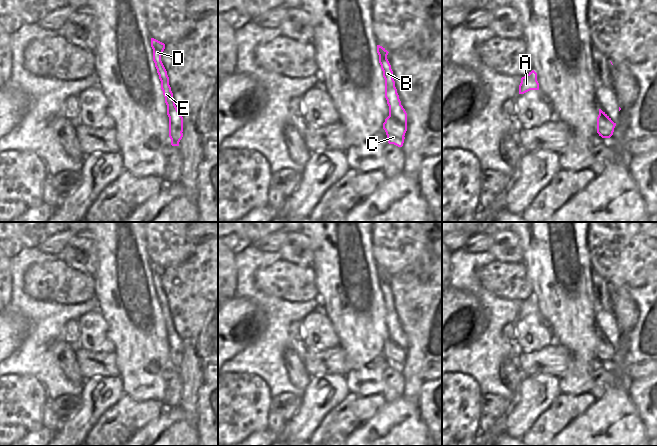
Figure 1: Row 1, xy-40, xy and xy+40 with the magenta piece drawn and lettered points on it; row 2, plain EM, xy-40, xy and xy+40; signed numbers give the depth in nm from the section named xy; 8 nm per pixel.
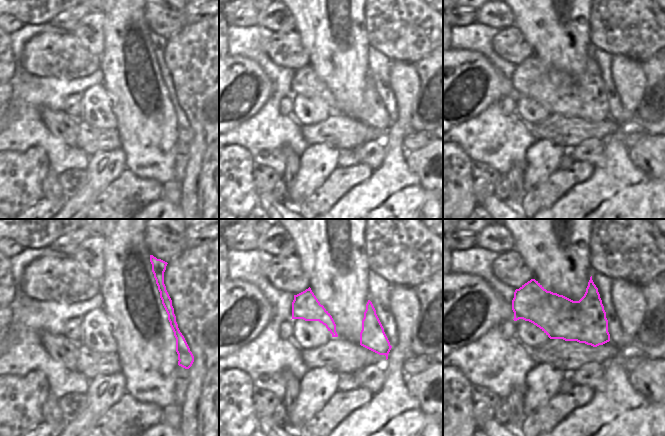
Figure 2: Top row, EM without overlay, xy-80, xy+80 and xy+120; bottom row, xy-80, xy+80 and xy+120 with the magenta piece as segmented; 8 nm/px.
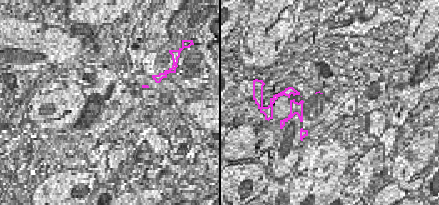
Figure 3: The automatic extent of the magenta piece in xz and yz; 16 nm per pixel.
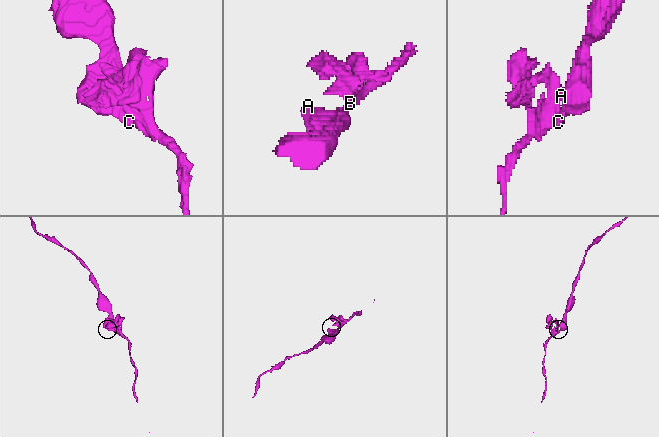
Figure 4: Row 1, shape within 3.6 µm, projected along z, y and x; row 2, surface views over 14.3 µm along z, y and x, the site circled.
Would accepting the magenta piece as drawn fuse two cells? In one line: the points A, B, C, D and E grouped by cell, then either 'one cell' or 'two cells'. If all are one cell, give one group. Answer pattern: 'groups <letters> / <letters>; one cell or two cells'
groups A / B C D E; two cells

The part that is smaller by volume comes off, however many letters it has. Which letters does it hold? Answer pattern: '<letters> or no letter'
B, C, D, E

